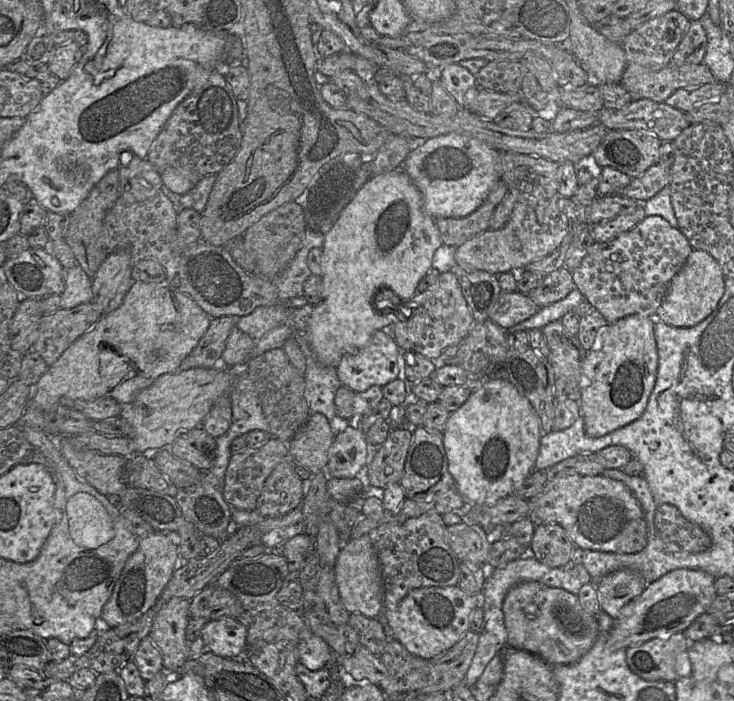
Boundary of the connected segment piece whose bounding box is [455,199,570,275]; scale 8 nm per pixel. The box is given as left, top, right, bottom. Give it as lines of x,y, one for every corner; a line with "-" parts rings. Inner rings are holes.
555,199
517,201
510,219
504,227
499,230
486,230
457,247
455,261
464,270
482,270
495,275
504,272
520,272
530,263
553,253
569,232
570,222
558,208

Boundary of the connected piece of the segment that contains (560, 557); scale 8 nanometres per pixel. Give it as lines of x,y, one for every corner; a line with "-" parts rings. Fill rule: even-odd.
555,523
536,526
529,546
534,557
551,568
570,564
576,547
565,530

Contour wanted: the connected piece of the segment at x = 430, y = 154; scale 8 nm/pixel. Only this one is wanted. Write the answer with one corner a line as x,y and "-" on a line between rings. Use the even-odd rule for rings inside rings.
450,133
413,149
402,170
421,192
424,208
433,218
464,218
476,211
500,180
500,152
474,137

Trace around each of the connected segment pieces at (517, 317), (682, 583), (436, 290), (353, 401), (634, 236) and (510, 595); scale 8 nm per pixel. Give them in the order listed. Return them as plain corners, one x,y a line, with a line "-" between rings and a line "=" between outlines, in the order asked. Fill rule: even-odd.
501,291
489,320
507,330
532,317
539,309
527,294
=
675,569
649,583
642,594
624,605
610,630
608,647
627,649
653,638
683,632
699,615
706,613
717,596
715,578
698,569
=
453,272
441,273
431,288
417,292
412,299
402,304
411,308
413,315
407,321
395,323
392,335
401,350
419,353
430,360
438,359
449,346
459,346
475,322
=
341,386
334,397
336,416
343,419
362,417
375,409
383,397
382,388
379,386
371,386
364,392
=
646,216
637,226
617,238
604,243
595,242
580,266
572,271
572,278
575,288
585,297
585,301
600,312
608,324
634,314
655,318
670,282
692,251
689,241
680,230
673,228
660,216
=
522,582
506,594
503,606
507,645
528,651
549,665
567,665
578,661
594,645
599,626
597,615
587,612
577,594
541,582

